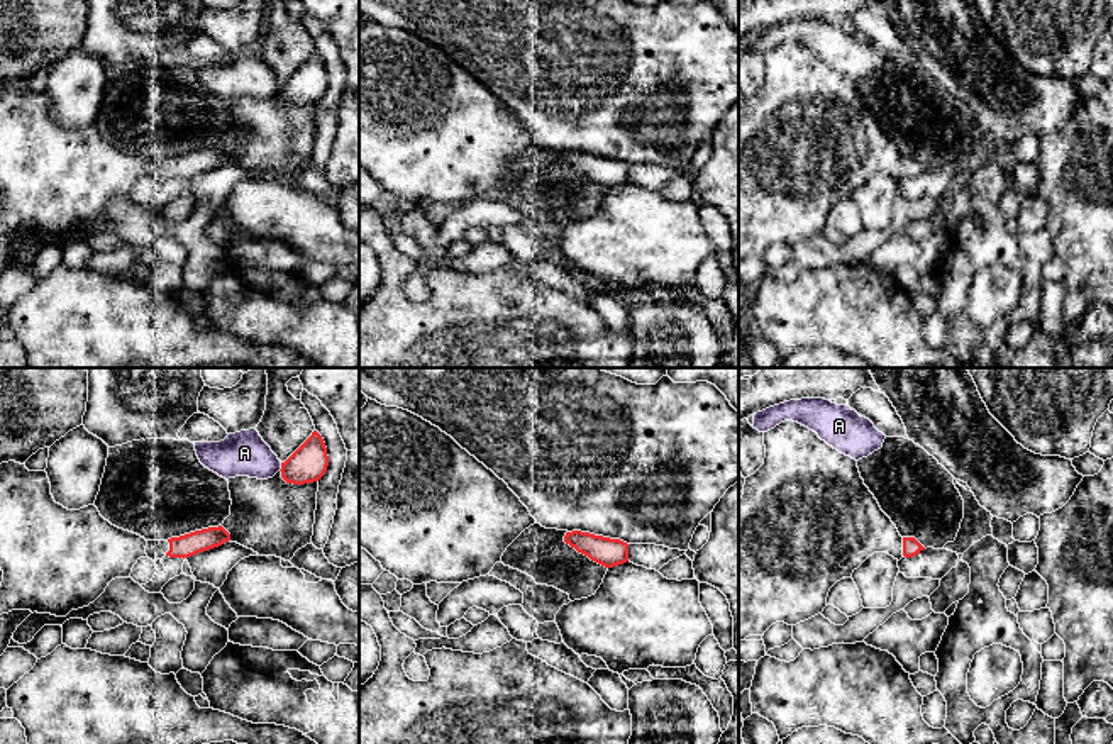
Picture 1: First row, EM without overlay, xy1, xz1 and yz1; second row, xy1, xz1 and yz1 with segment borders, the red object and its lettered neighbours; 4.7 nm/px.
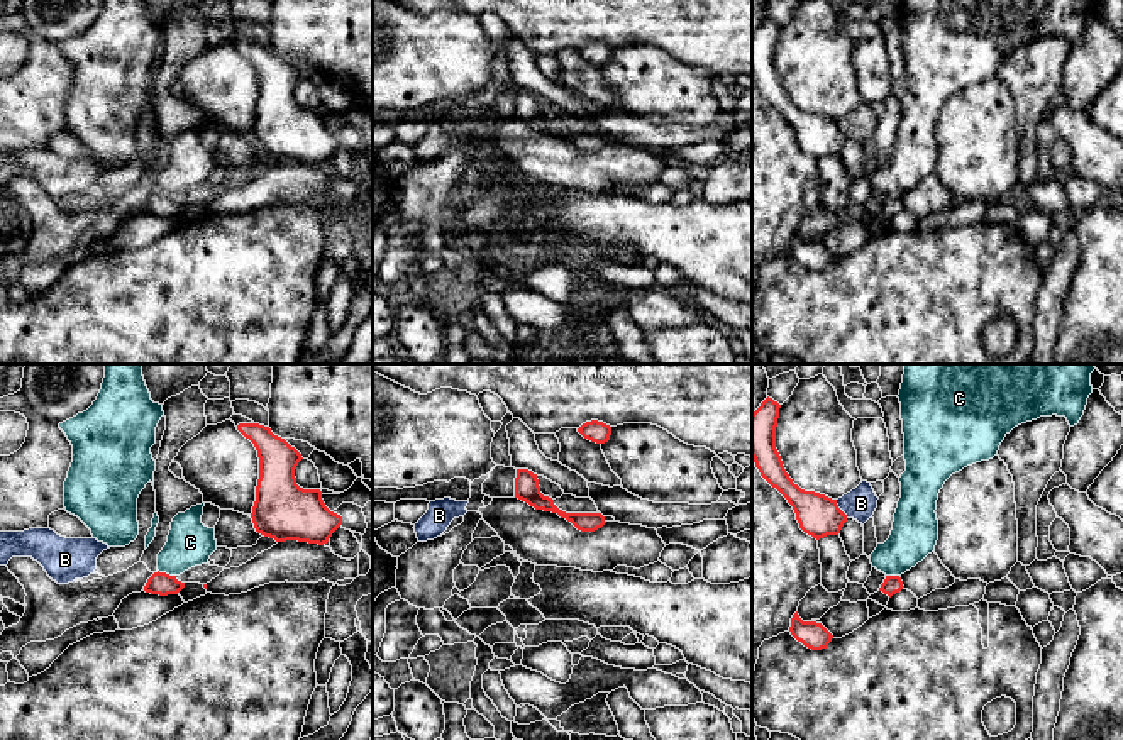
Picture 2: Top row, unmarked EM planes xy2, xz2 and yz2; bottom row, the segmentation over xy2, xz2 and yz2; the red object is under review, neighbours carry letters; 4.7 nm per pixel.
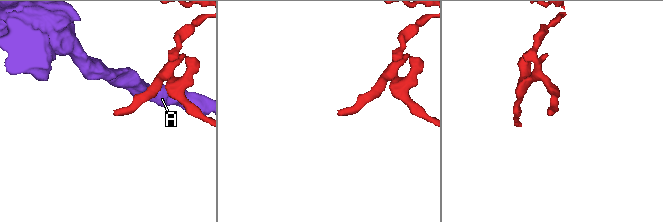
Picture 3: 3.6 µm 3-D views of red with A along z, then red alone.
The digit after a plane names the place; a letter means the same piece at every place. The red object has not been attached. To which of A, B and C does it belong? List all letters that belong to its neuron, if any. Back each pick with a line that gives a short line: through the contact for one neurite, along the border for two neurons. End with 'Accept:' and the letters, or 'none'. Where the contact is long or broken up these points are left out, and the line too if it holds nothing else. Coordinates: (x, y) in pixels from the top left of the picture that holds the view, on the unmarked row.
Accept: none

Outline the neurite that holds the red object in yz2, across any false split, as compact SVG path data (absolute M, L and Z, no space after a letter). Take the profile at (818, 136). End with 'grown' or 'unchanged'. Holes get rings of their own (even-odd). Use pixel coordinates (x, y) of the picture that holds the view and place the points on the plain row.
M766 19L752 34L752 80L761 97L776 108L793 127L799 149L820 161L838 156L847 135L837 120L815 112L805 112L793 103L776 69L776 47L781 25Z; unchanged

